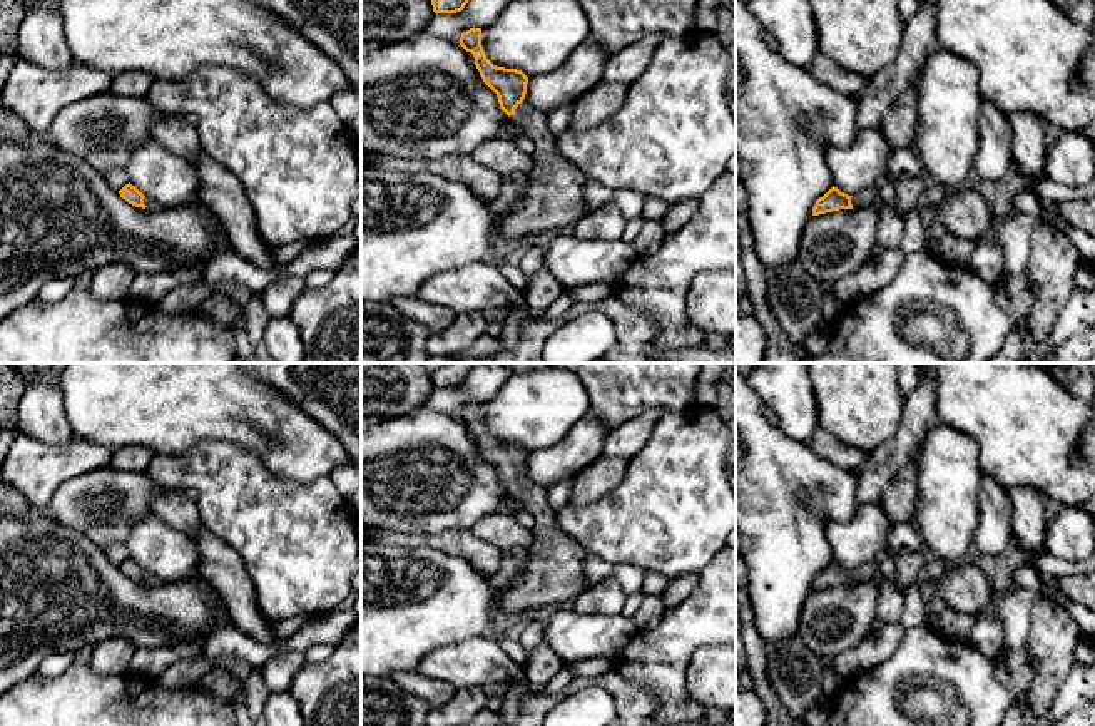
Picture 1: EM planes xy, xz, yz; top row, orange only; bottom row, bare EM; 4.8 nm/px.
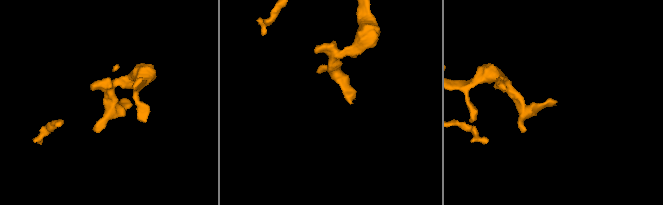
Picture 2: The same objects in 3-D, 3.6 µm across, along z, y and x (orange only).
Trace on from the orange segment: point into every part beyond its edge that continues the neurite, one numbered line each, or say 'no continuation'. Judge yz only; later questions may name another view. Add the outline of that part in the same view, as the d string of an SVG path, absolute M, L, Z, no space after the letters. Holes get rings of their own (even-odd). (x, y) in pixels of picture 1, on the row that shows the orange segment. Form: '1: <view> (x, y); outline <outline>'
1: yz (866, 196); outline M869 186L851 197L853 207L863 207L863 206L871 206L874 197L878 196L878 189L874 186Z

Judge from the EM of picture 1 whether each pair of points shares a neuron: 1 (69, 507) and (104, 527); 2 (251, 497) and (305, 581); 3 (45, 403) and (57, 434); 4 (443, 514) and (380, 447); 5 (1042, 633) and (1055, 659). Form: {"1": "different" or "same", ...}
{"1": "same", "2": "same", "3": "same", "4": "same", "5": "same"}

